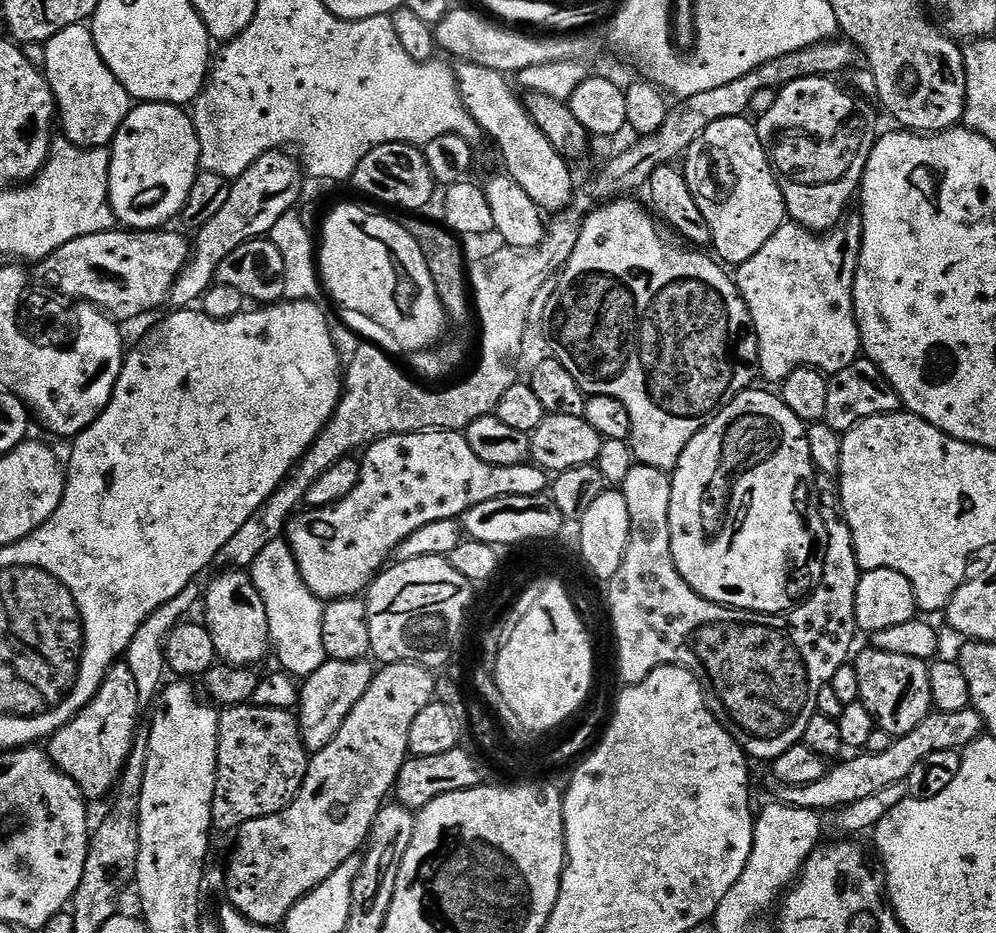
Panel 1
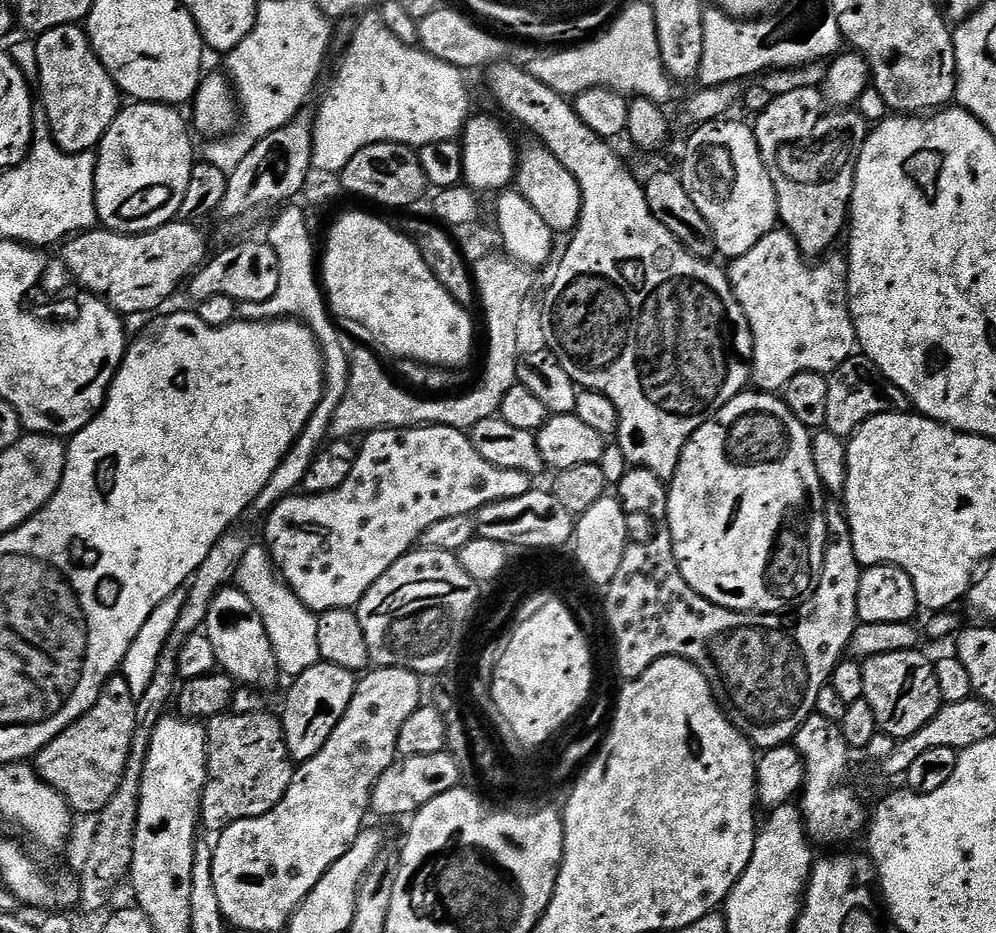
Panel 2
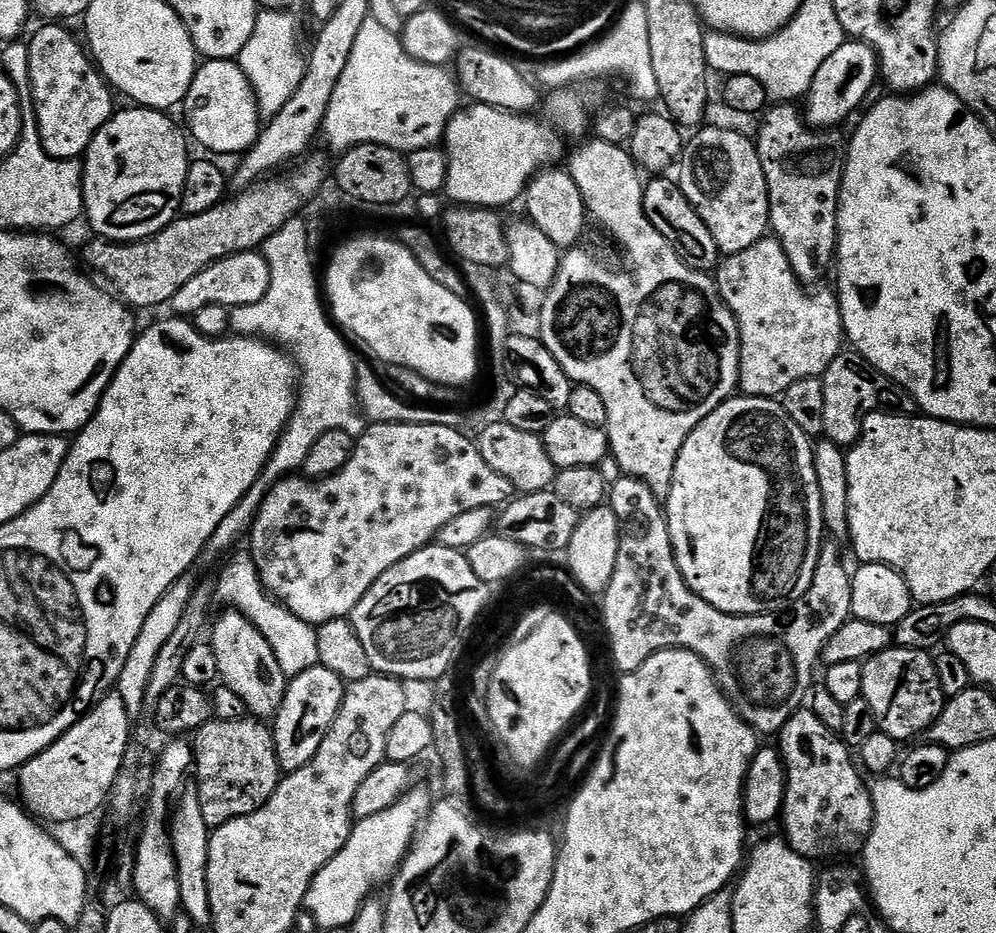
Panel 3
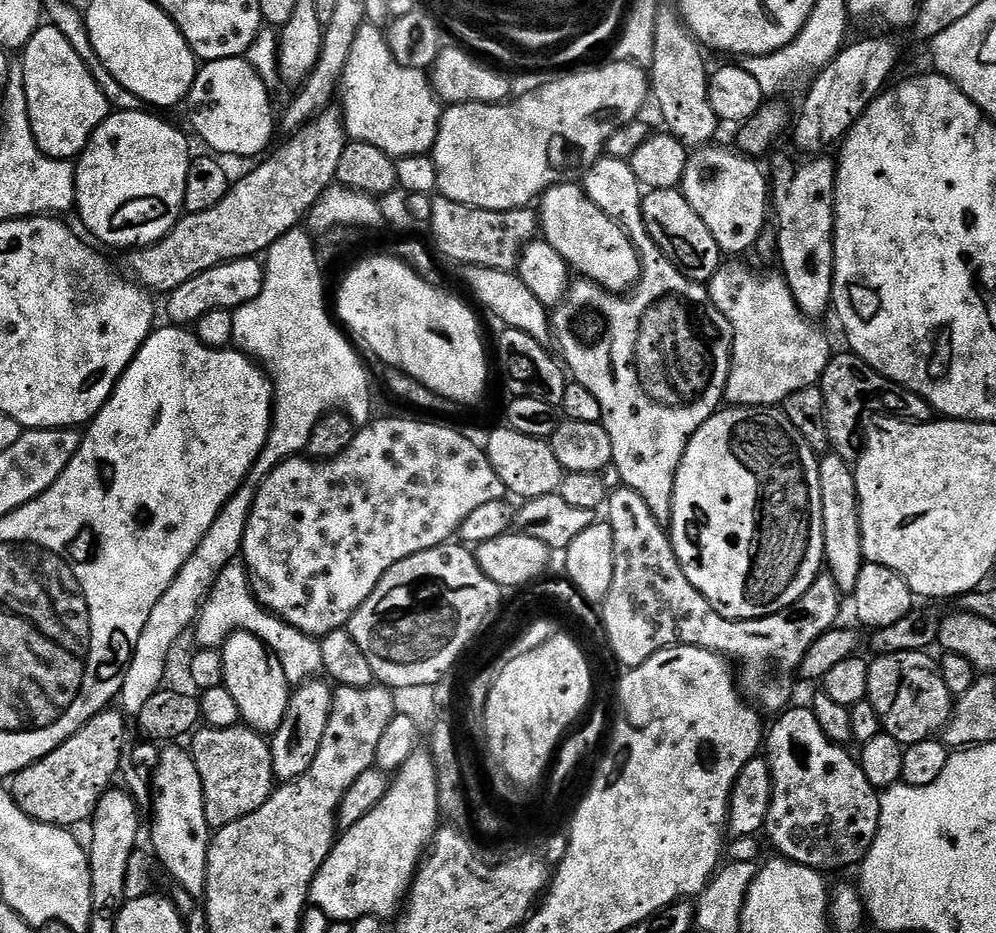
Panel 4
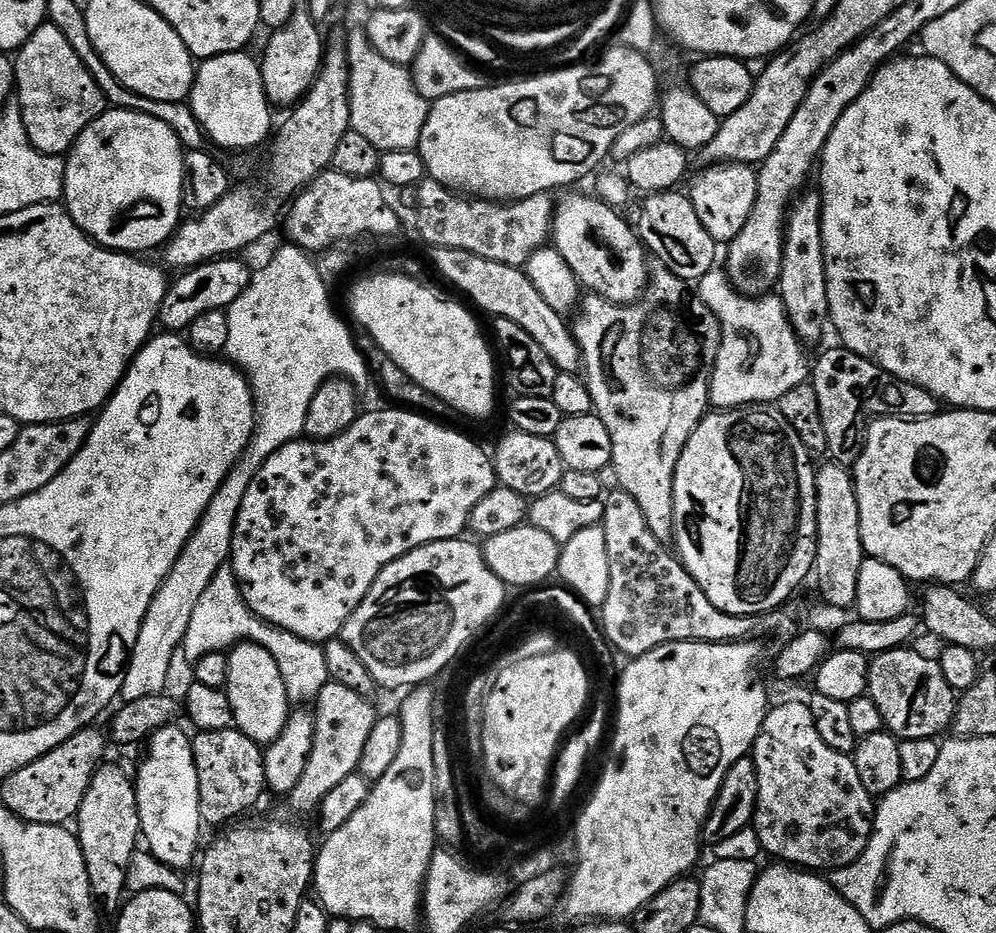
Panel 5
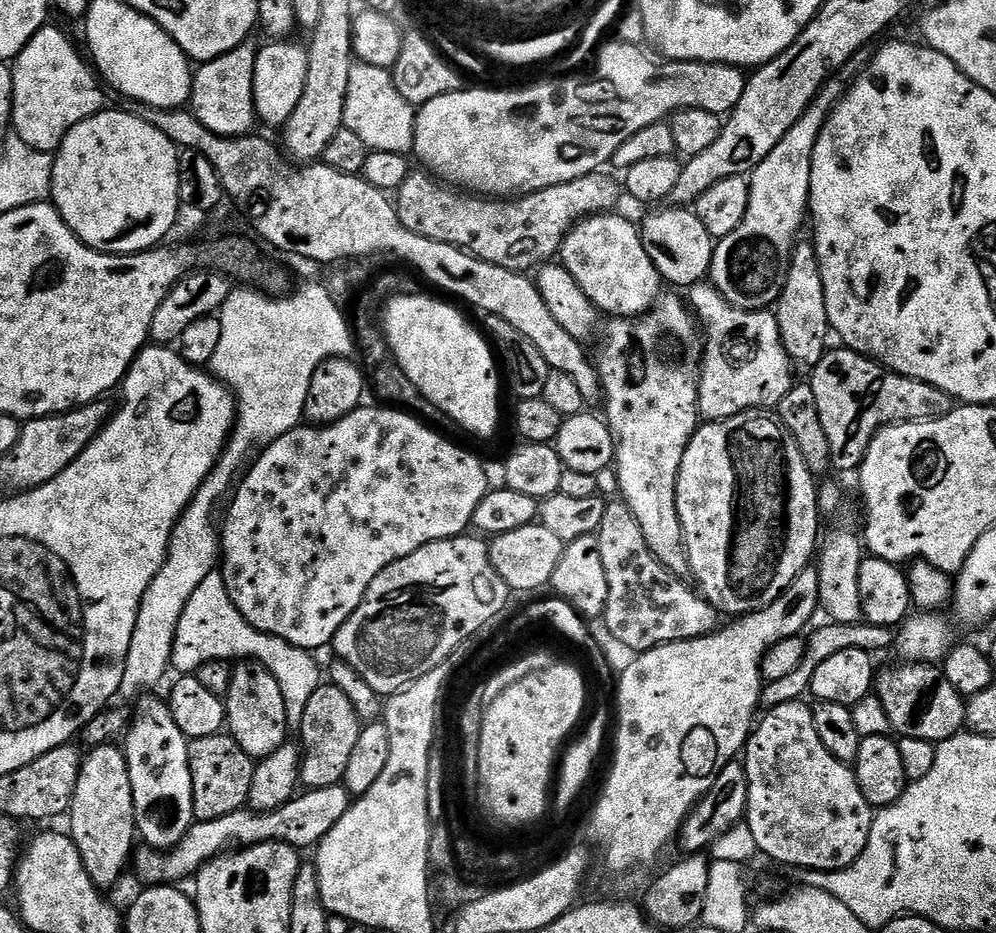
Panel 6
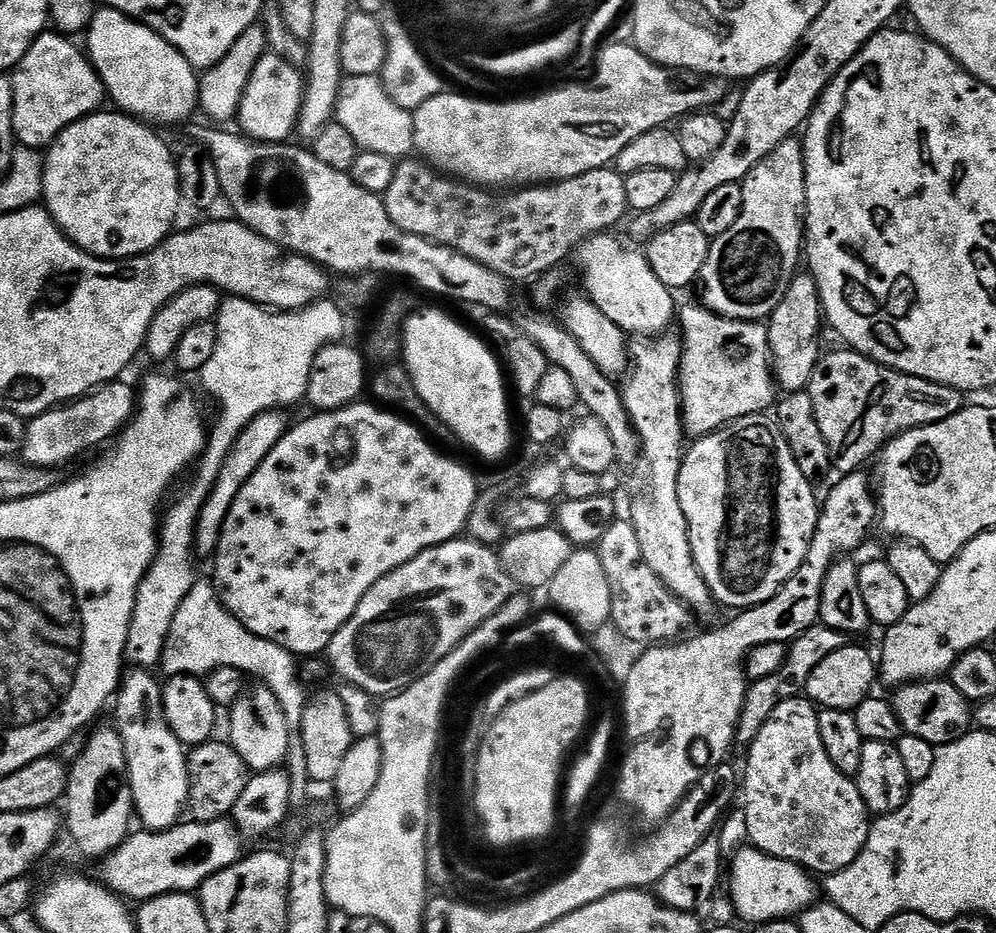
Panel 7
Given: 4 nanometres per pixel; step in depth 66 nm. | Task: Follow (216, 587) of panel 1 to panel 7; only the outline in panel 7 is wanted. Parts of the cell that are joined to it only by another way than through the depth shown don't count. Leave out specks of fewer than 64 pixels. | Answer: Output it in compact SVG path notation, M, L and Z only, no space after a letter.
M252 682L240 693L240 697L230 709L232 717L228 720L230 743L238 754L242 754L242 762L253 772L271 772L279 769L288 759L286 746L286 714L282 714L282 706L278 706L278 698L266 685Z

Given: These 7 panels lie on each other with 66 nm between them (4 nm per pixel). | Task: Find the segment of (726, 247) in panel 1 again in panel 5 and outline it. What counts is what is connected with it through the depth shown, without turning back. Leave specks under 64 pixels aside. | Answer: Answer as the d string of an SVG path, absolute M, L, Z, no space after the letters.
M714 164L703 169L696 177L693 175L690 199L698 218L702 218L702 226L716 240L717 245L731 245L732 240L742 234L750 214L754 210L754 202L758 194L756 181L757 169L746 164Z

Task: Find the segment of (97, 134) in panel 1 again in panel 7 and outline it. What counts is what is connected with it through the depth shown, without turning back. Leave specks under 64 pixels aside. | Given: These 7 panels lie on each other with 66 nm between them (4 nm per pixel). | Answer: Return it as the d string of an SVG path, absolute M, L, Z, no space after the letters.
M45 30L36 37L30 50L22 58L22 62L16 65L11 73L12 93L14 94L12 135L23 147L37 150L47 149L48 145L58 138L58 134L66 130L66 126L92 115L103 105L100 103L105 103L104 84L96 73L96 69L92 67L92 61L81 49L79 52L72 44L75 43L69 37L55 30Z

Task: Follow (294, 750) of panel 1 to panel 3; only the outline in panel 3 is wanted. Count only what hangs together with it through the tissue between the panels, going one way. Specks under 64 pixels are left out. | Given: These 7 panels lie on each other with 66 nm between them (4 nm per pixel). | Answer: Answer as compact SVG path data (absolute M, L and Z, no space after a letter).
M213 718L206 722L206 726L194 733L194 780L195 776L194 792L209 830L218 829L234 818L254 814L271 798L282 779L271 727L260 718Z

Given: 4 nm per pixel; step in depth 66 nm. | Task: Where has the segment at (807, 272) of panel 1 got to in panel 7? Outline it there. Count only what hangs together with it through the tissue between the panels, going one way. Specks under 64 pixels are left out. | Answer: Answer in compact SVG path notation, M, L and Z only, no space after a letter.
M693 302L679 309L678 328L679 324L684 346L678 381L680 410L689 437L708 436L735 420L767 413L777 403L767 323L731 320Z

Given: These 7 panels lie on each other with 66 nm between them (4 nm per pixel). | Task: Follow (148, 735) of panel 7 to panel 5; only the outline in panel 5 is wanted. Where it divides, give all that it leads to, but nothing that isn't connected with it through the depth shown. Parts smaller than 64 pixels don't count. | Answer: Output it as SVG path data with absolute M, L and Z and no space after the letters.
M169 726L158 730L146 744L146 749L148 748L148 757L140 764L140 769L137 770L136 776L134 772L134 783L136 786L136 801L138 802L138 818L140 819L140 835L142 837L143 843L148 843L146 845L147 851L152 854L154 859L160 863L164 863L168 868L174 868L177 870L185 870L197 863L198 853L201 851L200 848L200 828L202 829L202 821L200 818L200 799L198 798L198 772L194 766L194 754L192 753L192 741L190 739L189 733L184 733L182 729L176 728L177 726Z

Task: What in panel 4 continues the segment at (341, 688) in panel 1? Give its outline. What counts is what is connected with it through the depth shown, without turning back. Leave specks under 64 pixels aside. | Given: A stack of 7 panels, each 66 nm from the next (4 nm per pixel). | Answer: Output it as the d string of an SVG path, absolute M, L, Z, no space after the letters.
M313 678L289 695L286 718L282 718L282 726L278 726L278 730L270 736L272 774L277 781L296 780L310 770L310 762L314 762L314 754L318 754L318 746L322 746L326 722L330 720L333 691L333 685L327 679Z

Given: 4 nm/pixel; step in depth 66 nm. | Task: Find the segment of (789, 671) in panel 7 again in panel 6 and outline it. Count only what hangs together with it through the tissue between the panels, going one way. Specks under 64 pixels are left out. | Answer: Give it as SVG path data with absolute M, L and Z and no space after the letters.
M824 622L824 625L817 630L811 637L806 640L806 651L802 662L798 666L798 670L794 670L794 674L789 674L786 678L778 678L777 680L767 681L760 690L760 708L767 710L777 708L783 704L789 704L803 697L803 692L807 693L812 686L814 678L814 670L818 670L818 666L822 666L822 662L826 662L826 658L839 654L841 650L866 650L873 654L879 654L893 647L894 632L893 629L886 626L874 626L867 622L858 624L833 624Z

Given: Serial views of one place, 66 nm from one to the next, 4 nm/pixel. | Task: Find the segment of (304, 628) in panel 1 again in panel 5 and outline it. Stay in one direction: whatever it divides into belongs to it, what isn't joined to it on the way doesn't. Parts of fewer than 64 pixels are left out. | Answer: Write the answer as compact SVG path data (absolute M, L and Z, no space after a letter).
M225 566L214 574L214 578L210 578L210 586L206 586L202 598L198 598L198 606L194 606L190 626L186 626L182 656L189 662L195 662L206 654L227 653L245 642L257 644L270 652L278 664L278 670L282 670L282 682L286 682L286 694L293 705L304 706L307 700L308 703L315 701L316 695L330 683L323 647L308 640L299 640L255 616L242 598L240 583L236 581L231 567Z

